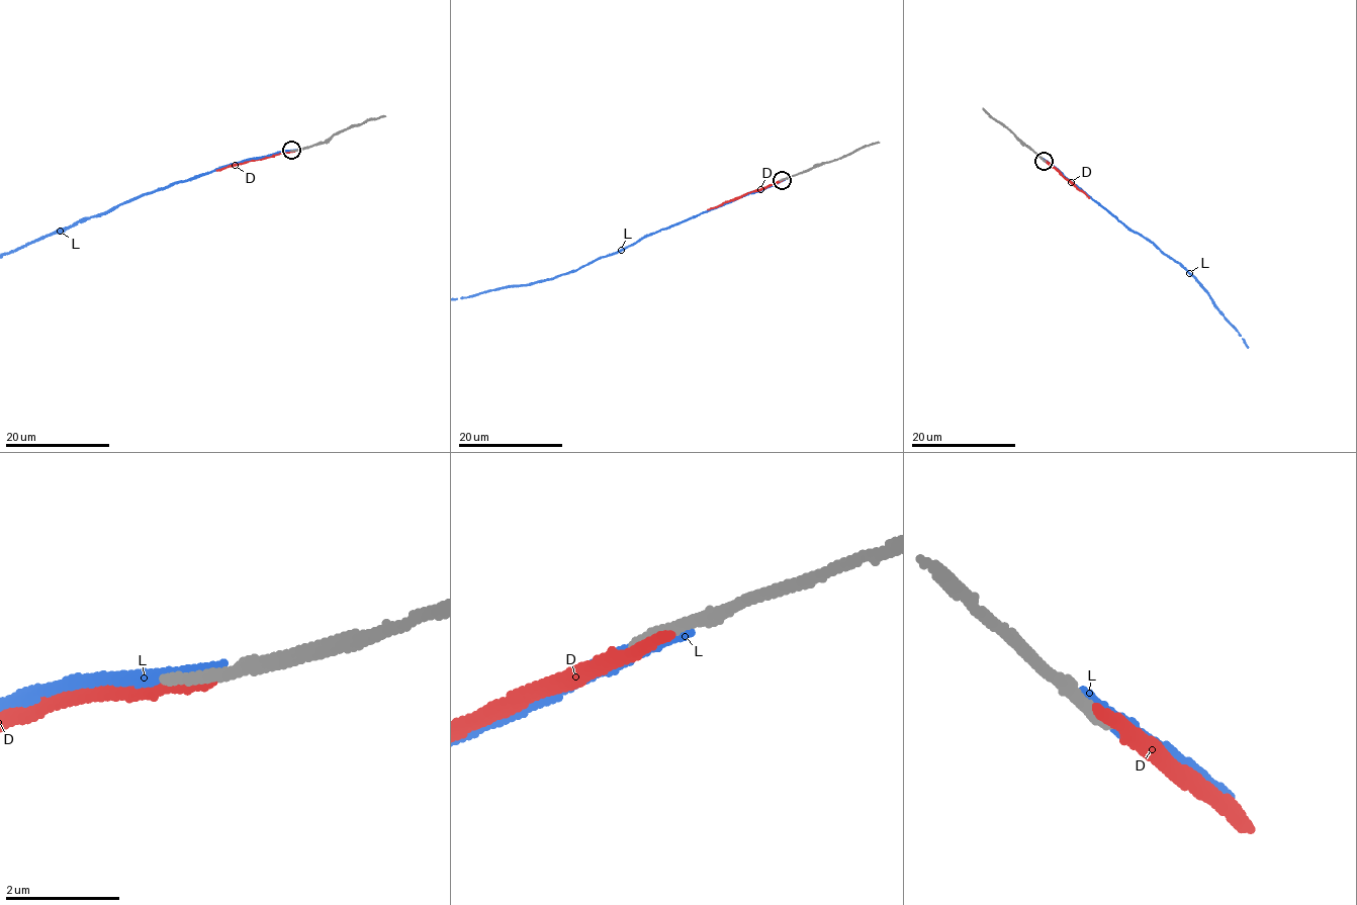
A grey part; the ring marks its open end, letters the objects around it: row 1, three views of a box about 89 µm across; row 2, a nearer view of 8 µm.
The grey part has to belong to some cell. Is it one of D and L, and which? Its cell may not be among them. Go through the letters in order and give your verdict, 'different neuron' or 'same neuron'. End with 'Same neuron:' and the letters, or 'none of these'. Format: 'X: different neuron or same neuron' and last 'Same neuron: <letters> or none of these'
D: different neuron
L: same neuron
Same neuron: L

